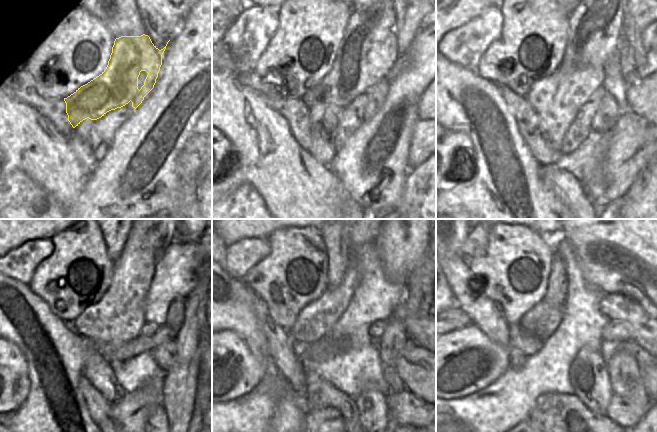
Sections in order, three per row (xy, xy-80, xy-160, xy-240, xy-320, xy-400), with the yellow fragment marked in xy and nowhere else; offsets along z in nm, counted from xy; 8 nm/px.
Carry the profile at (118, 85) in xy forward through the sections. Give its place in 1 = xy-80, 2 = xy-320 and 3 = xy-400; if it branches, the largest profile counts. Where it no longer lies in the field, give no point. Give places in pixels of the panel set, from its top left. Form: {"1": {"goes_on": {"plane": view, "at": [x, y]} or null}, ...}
{"1": {"goes_on": {"plane": "xy-80", "at": [368, 50]}}, "2": {"goes_on": {"plane": "xy-320", "at": [358, 239]}}, "3": {"goes_on": null}}

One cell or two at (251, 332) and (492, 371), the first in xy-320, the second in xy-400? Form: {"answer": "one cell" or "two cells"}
{"answer": "two cells"}

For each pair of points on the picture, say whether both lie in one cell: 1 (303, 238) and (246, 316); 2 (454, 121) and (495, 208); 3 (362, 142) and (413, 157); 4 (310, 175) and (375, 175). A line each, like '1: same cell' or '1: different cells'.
1: different cells
2: same cell
3: different cells
4: different cells

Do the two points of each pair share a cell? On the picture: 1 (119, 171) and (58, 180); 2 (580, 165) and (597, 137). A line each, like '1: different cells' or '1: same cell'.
1: different cells
2: same cell

